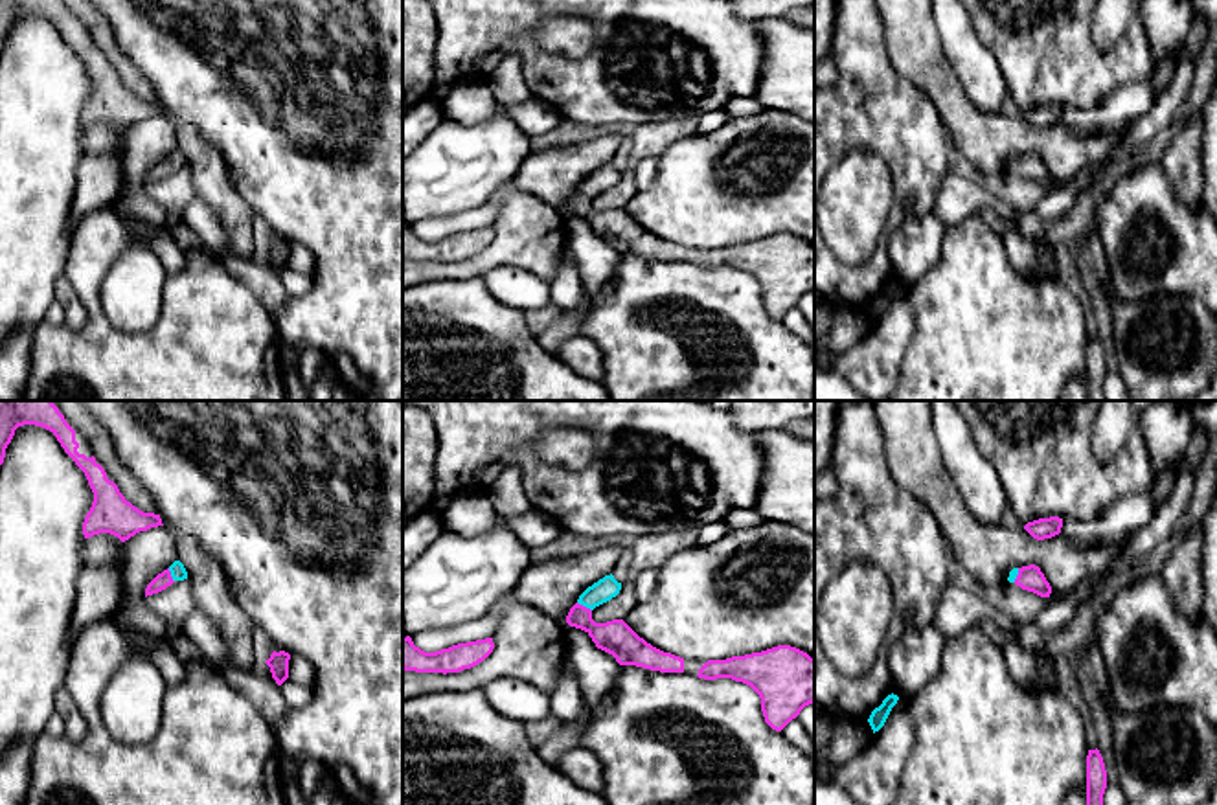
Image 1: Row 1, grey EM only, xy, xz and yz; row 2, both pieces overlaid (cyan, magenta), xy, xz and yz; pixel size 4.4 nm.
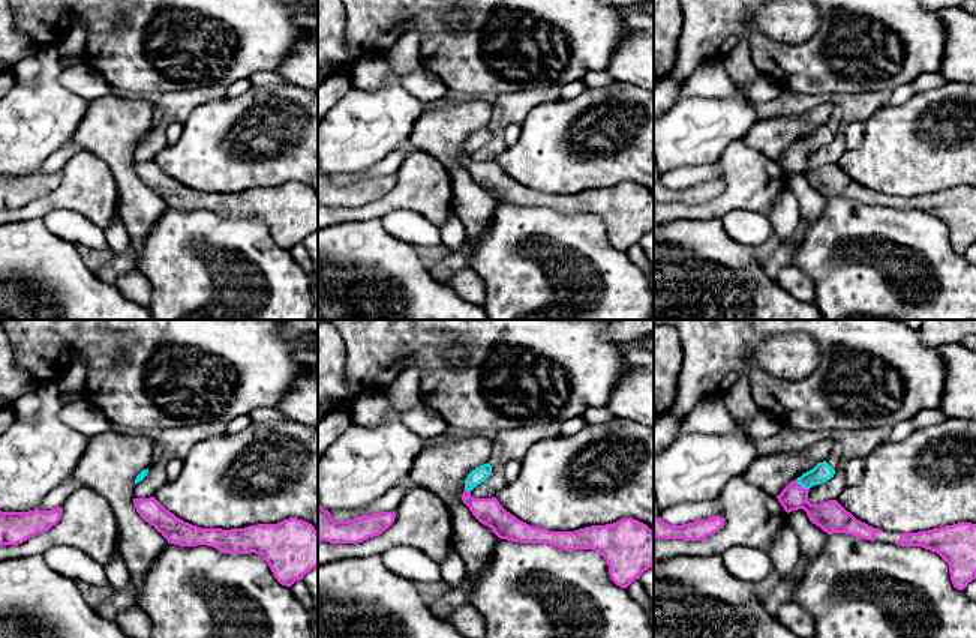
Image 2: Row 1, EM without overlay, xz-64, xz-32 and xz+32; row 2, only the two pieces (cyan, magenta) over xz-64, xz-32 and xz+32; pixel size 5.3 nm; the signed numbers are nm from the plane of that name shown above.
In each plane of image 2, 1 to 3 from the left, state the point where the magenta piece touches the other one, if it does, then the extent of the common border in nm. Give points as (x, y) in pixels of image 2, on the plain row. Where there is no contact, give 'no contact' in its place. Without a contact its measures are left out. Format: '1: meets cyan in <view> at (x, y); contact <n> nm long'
1: no contact
2: meets cyan in xz-32 at (468, 153); contact 40 nm long
3: meets cyan in xz+32 at (801, 149); contact 90 nm long

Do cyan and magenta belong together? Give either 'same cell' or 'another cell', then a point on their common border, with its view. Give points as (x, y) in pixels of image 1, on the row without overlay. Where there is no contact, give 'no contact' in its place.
same cell | xz (585, 193)

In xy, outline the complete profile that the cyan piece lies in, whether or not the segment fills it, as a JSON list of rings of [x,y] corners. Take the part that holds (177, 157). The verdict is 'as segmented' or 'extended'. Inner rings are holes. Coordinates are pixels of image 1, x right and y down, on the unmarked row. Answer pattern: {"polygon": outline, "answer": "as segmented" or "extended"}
{"polygon": [[[175,149],[167,158],[158,162],[145,176],[145,186],[158,182],[171,175],[175,169],[184,169],[188,167],[188,160],[180,149]]], "answer": "extended"}

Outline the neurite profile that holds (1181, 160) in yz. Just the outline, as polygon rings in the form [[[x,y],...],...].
[[[1197,110],[1188,125],[1173,136],[1160,160],[1173,191],[1191,208],[1202,206],[1200,130],[1202,119]]]

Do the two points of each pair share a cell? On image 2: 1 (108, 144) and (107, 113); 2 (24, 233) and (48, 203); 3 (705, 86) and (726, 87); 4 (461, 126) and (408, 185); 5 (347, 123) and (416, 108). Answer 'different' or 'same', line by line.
1: same
2: different
3: same
4: different
5: same

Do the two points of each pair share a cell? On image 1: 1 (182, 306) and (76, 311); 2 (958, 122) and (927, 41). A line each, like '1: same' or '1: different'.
1: different
2: same

